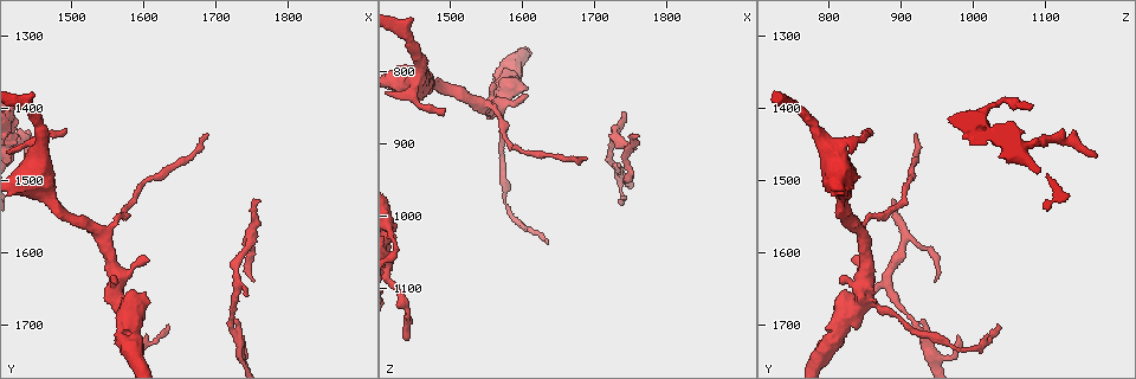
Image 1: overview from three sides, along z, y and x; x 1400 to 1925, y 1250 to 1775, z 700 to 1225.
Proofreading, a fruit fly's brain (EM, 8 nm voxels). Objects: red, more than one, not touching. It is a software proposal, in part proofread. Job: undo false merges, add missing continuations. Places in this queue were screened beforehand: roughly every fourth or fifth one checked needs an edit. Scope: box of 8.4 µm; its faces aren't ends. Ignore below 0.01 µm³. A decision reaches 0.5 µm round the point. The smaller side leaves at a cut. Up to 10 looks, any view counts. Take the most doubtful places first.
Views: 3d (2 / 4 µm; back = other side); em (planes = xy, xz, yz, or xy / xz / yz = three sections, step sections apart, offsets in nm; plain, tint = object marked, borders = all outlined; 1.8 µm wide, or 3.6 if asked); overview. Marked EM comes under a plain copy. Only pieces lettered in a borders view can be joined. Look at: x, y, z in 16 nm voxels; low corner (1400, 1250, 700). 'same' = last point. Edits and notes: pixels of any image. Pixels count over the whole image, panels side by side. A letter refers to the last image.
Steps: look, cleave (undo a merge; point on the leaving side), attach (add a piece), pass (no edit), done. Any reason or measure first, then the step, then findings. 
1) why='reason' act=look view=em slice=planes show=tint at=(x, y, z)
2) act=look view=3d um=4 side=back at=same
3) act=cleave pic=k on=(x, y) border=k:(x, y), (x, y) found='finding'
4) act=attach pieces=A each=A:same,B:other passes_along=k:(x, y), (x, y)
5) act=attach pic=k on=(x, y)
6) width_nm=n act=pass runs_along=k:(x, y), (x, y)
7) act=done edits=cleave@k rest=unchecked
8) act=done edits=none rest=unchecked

why='tapers out' act=look view=em slice=xy step=4 show=borders at=(1440, 1465, 1165)

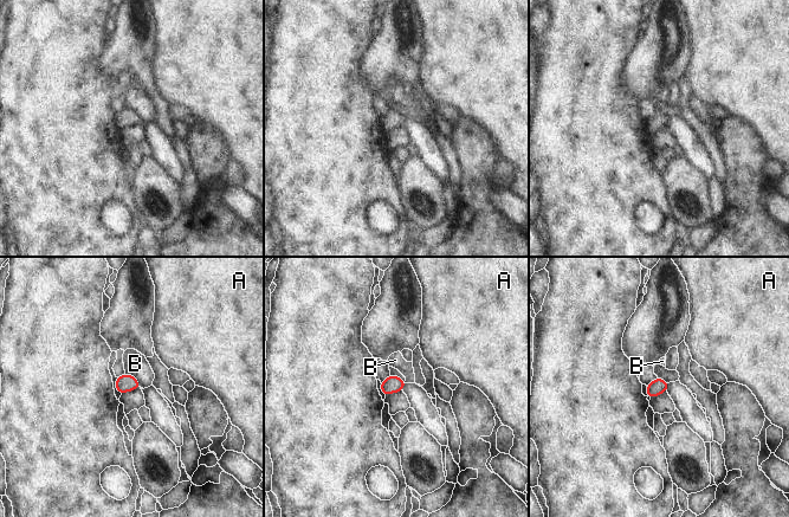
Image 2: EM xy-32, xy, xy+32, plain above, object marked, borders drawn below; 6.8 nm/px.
act=look view=em slice=planes show=borders at=same

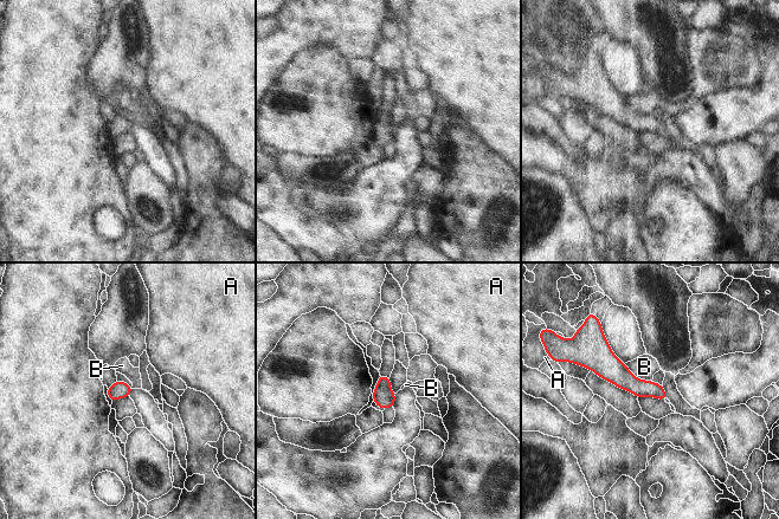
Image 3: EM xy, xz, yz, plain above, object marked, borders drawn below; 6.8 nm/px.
act=pass each=A:other,B:other runs_along=3:(593, 358), (625, 381), (663, 396) found='none of them fits'

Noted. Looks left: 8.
why='abrupt turn' act=look view=em um=3.6 slice=yz step=8 show=tint at=(1560, 1665, 850)

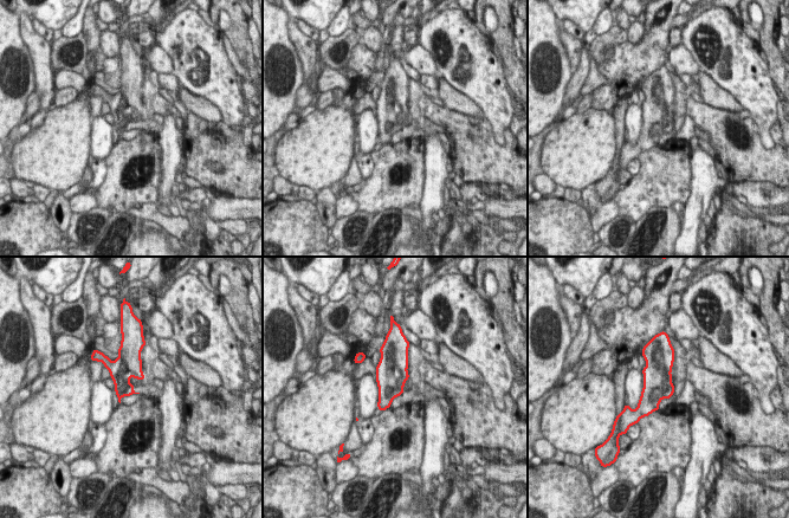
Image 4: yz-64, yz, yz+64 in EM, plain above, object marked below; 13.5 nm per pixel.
act=look view=em um=3.6 slice=planes show=borders at=same

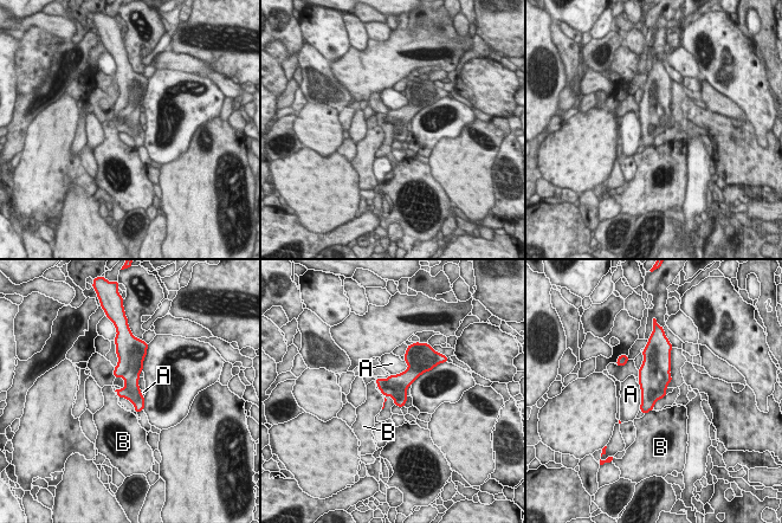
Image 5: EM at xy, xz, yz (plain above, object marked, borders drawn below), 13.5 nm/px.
act=pass each=A:other,B:other border=5:(651, 409), (645, 414) found='one neuron here'

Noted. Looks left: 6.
why='thin end' act=look view=em um=3.6 slice=yz step=4 show=tint at=(1735, 1715, 980)

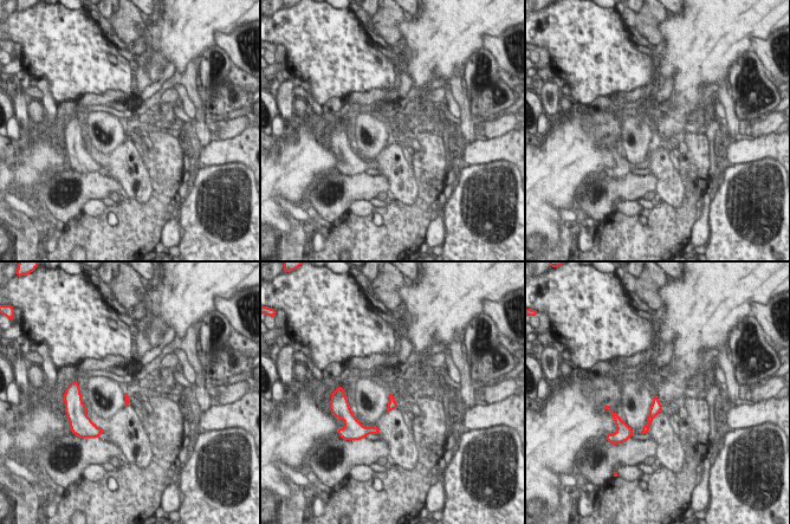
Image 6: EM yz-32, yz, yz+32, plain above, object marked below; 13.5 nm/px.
act=look view=em um=3.6 slice=planes show=borders at=same

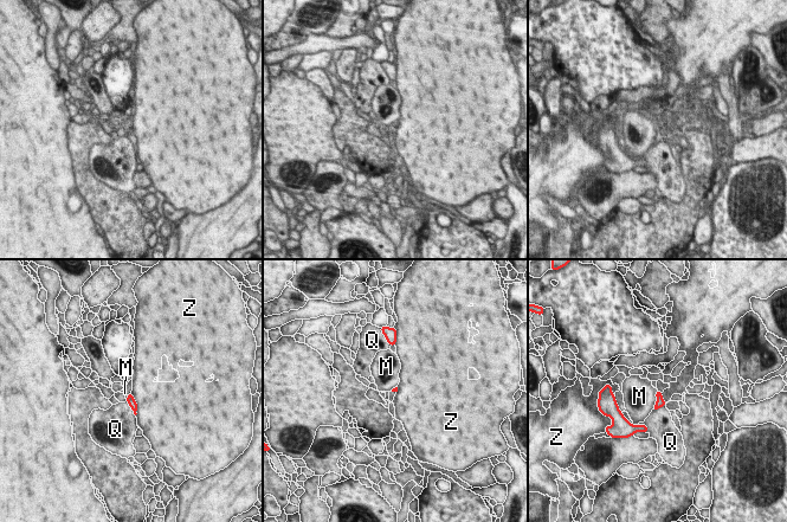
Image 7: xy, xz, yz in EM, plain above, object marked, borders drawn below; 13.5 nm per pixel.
act=pass each=M:other,Q:other,Z:other found='no lettered piece goes on from it'

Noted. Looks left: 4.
why='an open end' act=look view=3d um=2 at=(1690, 1440, 920)

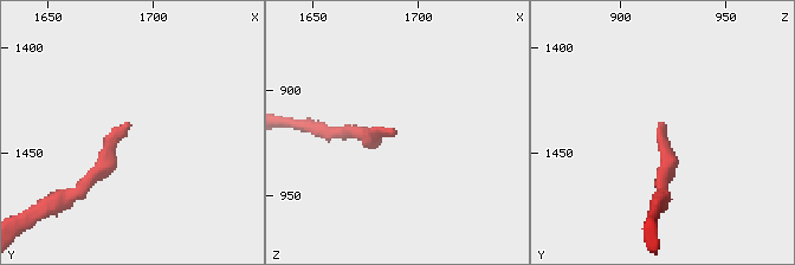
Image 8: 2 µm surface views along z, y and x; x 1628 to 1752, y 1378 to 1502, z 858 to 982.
act=look view=em slice=xy step=4 show=borders at=(1690, 1439, 921)

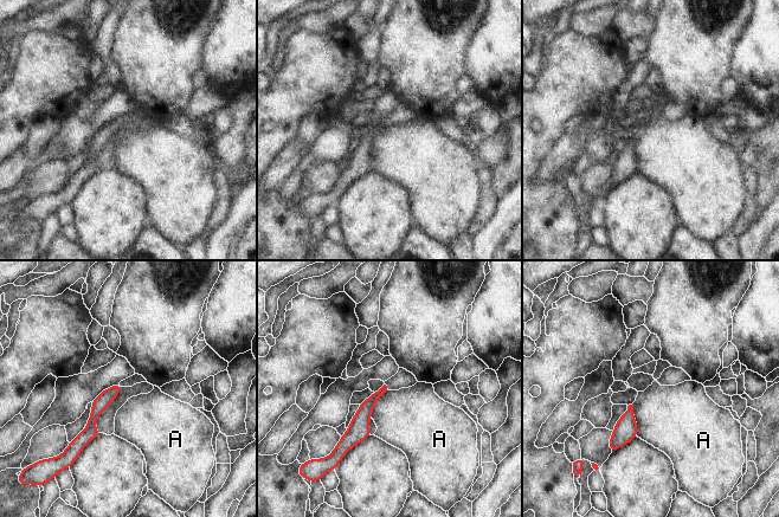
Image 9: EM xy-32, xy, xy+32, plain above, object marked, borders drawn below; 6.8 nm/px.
longest_contact=A:220nm act=pass each=A:other runs_along=9:(117, 387), (96, 409), (78, 446) found='no lettered piece goes on from it'

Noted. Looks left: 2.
act=done edits=none rest=unchecked

